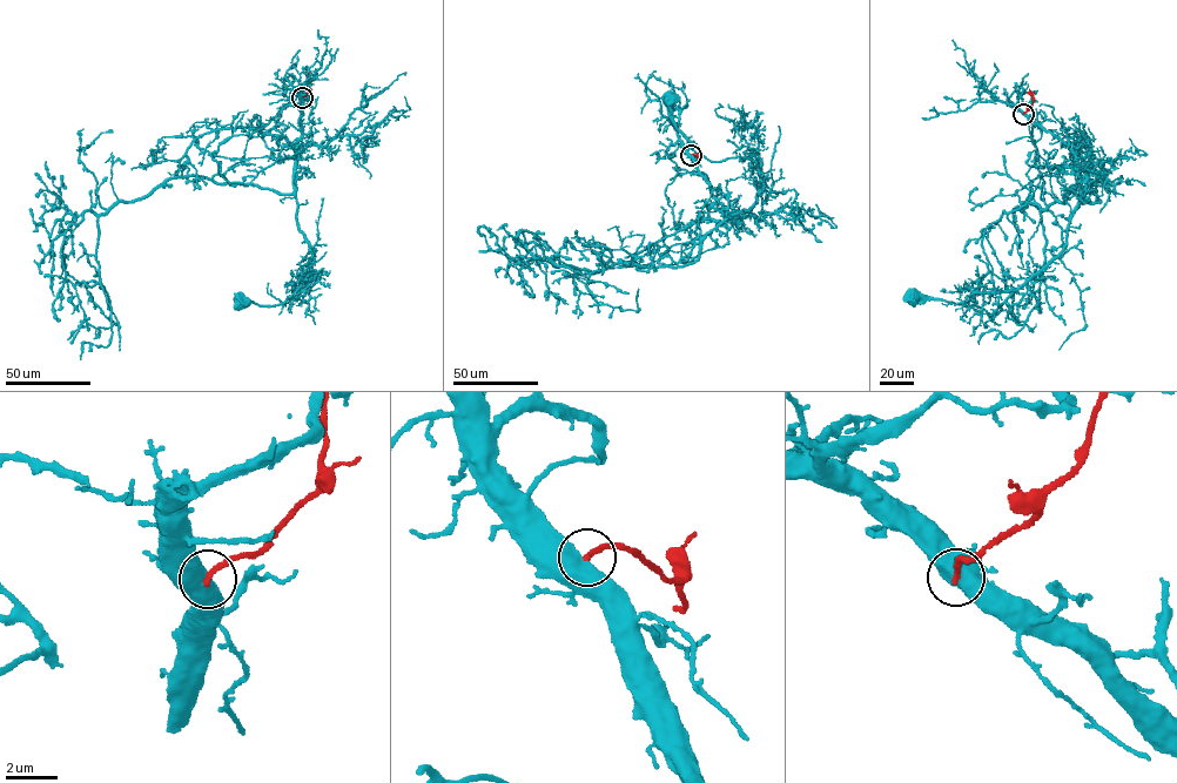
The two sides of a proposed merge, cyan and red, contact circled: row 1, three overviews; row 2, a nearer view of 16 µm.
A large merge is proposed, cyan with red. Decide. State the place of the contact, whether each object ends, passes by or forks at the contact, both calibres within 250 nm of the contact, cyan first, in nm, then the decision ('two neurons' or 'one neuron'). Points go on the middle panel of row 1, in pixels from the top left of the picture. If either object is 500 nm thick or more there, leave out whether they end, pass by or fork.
(691, 155) | 550/240 nm | two neurons

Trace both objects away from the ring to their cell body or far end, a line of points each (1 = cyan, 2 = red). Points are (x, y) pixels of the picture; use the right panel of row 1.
1: (1023, 114), (1067, 146), (1085, 177), (1084, 196), (1068, 227), (1065, 244), (993, 314), (975, 306), (914, 297)
2: (1023, 114), (1034, 100), (1029, 89)

